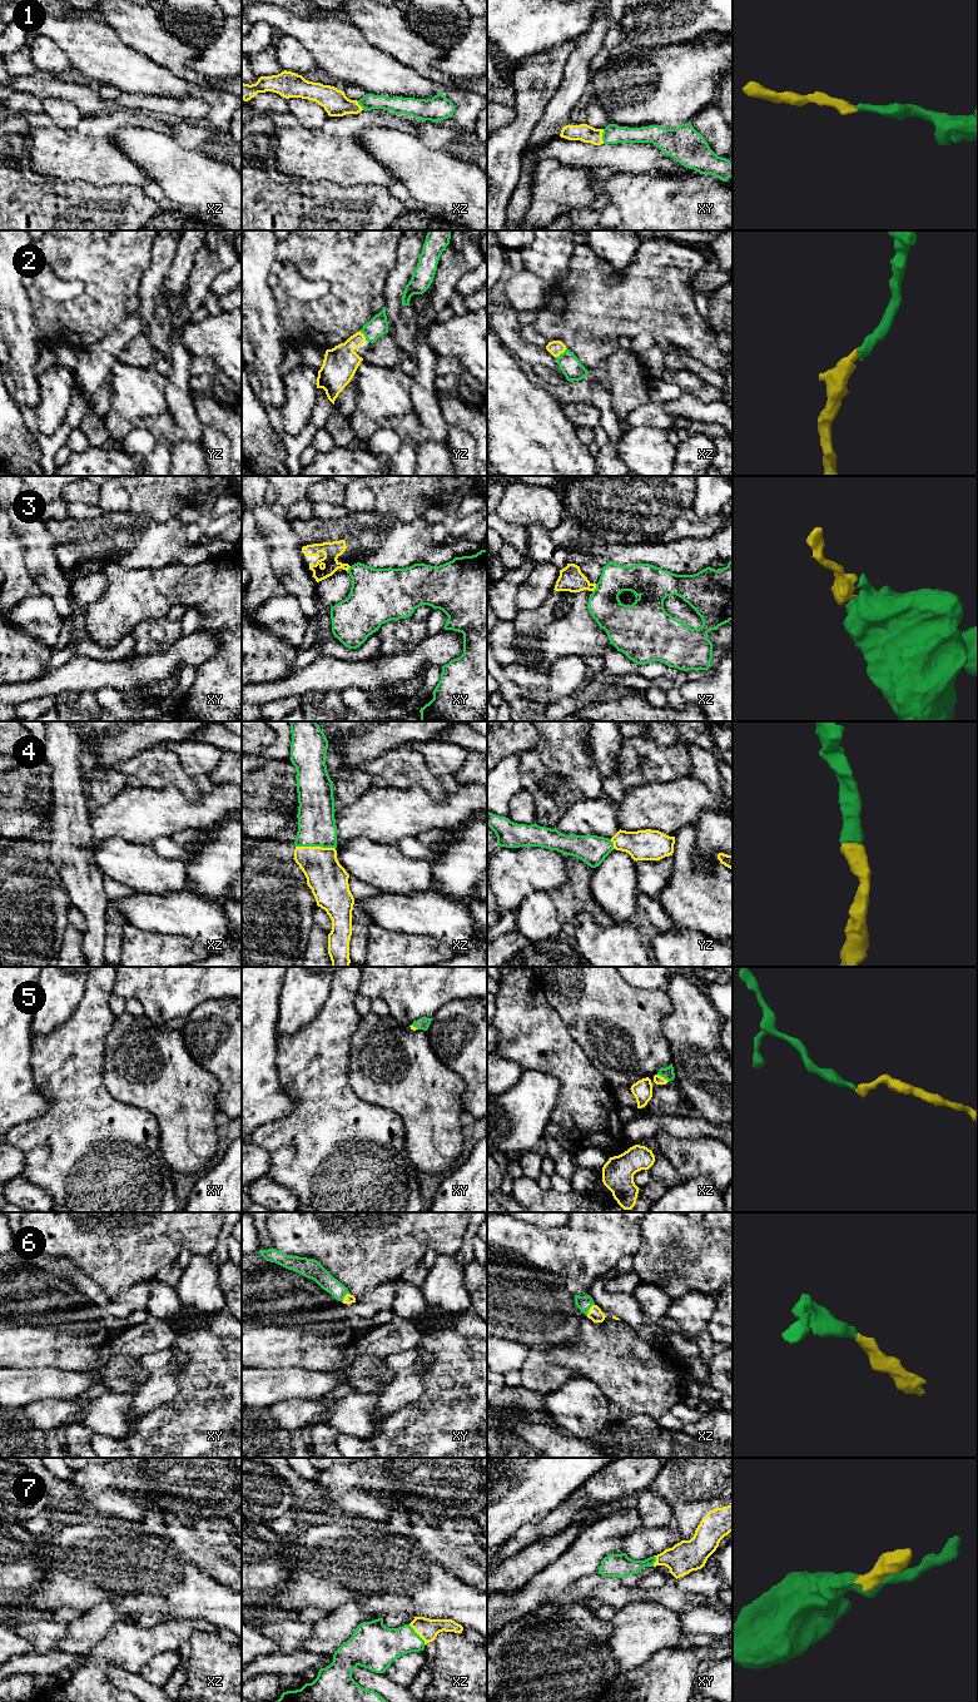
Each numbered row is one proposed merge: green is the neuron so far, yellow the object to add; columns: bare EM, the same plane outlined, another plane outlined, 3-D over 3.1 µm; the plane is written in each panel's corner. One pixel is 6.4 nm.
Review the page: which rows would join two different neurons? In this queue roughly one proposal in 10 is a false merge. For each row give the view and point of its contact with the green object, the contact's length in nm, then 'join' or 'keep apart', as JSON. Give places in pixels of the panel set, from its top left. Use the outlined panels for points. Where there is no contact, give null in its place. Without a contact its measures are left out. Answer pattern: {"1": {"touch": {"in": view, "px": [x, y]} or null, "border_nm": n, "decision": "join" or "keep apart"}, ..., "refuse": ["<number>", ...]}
{"1": {"touch": {"in": "xy", "px": [602, 135]}, "border_nm": 90, "decision": "join"}, "2": {"touch": {"in": "xz", "px": [561, 353]}, "border_nm": 100, "decision": "join"}, "3": {"touch": {"in": "xz", "px": [596, 587]}, "border_nm": 60, "decision": "keep apart"}, "4": {"touch": {"in": "xz", "px": [316, 845]}, "border_nm": 260, "decision": "join"}, "5": {"touch": {"in": "xz", "px": [663, 1076]}, "border_nm": 90, "decision": "join"}, "6": {"touch": {"in": "xz", "px": [589, 1309]}, "border_nm": 90, "decision": "join"}, "7": {"touch": {"in": "xz", "px": [417, 1634]}, "border_nm": 170, "decision": "join"}, "refuse": ["3"]}

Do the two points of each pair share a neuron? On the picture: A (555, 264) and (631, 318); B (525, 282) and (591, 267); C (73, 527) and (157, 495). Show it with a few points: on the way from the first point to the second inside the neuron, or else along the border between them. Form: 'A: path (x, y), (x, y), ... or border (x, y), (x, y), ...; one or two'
A: border (576, 246), (566, 274), (555, 286); two
B: border (555, 286), (549, 301), (537, 311); two
C: border (129, 510), (139, 517); two

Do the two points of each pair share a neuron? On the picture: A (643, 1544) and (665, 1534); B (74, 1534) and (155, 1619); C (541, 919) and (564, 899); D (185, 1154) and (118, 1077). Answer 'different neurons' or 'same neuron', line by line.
A: same neuron
B: different neurons
C: different neurons
D: same neuron

